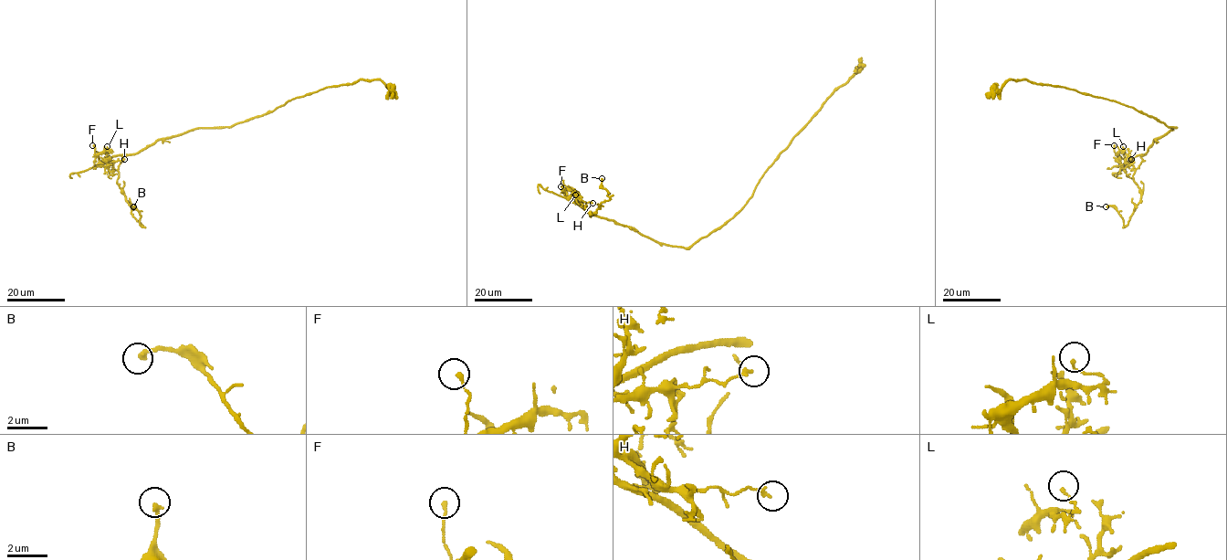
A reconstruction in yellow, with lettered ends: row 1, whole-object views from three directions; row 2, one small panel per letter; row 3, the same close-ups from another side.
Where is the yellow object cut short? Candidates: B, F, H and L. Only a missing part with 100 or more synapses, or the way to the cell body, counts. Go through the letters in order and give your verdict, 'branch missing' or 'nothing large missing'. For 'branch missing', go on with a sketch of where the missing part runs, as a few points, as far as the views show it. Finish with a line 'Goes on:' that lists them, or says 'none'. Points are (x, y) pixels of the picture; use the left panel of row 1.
B: nothing large missing
F: nothing large missing
H: nothing large missing
L: nothing large missing
Goes on: none

